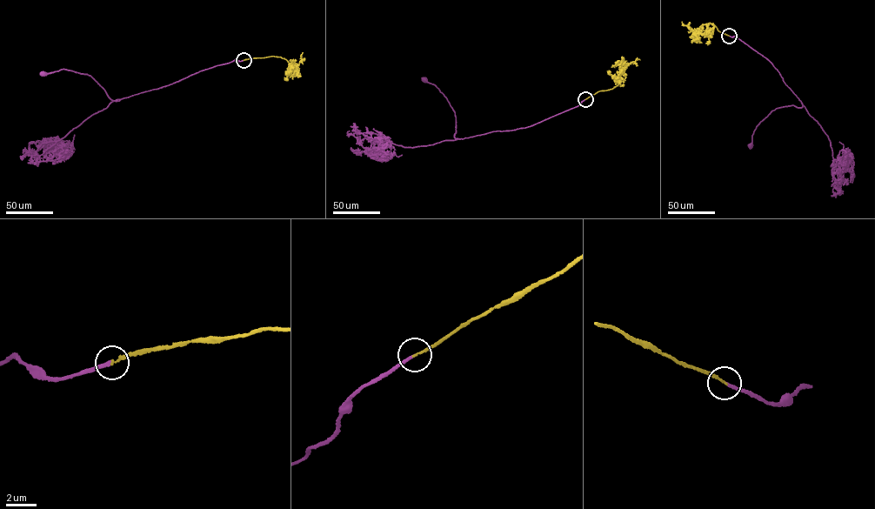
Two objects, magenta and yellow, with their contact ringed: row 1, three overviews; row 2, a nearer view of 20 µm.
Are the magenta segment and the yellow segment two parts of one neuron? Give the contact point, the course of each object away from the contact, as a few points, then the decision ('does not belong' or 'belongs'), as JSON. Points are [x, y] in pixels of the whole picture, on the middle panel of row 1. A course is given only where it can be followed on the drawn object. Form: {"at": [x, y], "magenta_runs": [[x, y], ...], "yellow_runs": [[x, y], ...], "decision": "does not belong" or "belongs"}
{"at": [585, 99], "magenta_runs": [[585, 99], [578, 105], [524, 128], [457, 138], [455, 112], [438, 89], [425, 80]], "yellow_runs": [[585, 99], [617, 85], [620, 80], [617, 80], [618, 77], [625, 66], [640, 60]], "decision": "belongs"}

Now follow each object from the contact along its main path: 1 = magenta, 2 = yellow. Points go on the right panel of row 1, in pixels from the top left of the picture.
1: (729, 36), (736, 36), (772, 63), (803, 106), (789, 105), (771, 110), (756, 127), (751, 144)
2: (729, 36), (710, 23), (706, 24), (708, 30), (695, 31), (682, 22)

